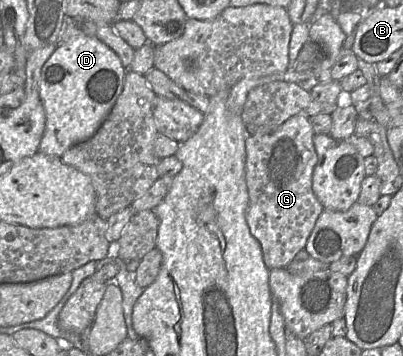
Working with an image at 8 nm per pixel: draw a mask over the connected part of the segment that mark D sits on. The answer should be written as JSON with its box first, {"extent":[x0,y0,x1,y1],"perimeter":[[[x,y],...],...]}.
{"extent":[39,36,126,157],"perimeter":[[[80,36],[58,44],[40,73],[45,130],[39,152],[61,157],[70,147],[90,139],[120,95],[126,71],[117,54],[95,37]]]}

